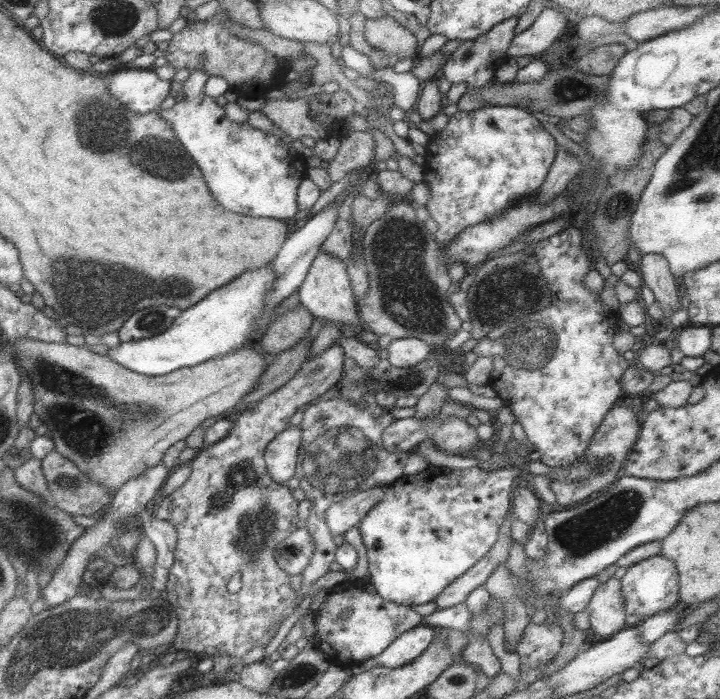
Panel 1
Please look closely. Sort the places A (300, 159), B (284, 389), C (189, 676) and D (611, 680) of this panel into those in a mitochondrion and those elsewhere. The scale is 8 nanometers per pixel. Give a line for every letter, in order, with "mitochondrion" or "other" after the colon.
A: other
B: other
C: other
D: other

